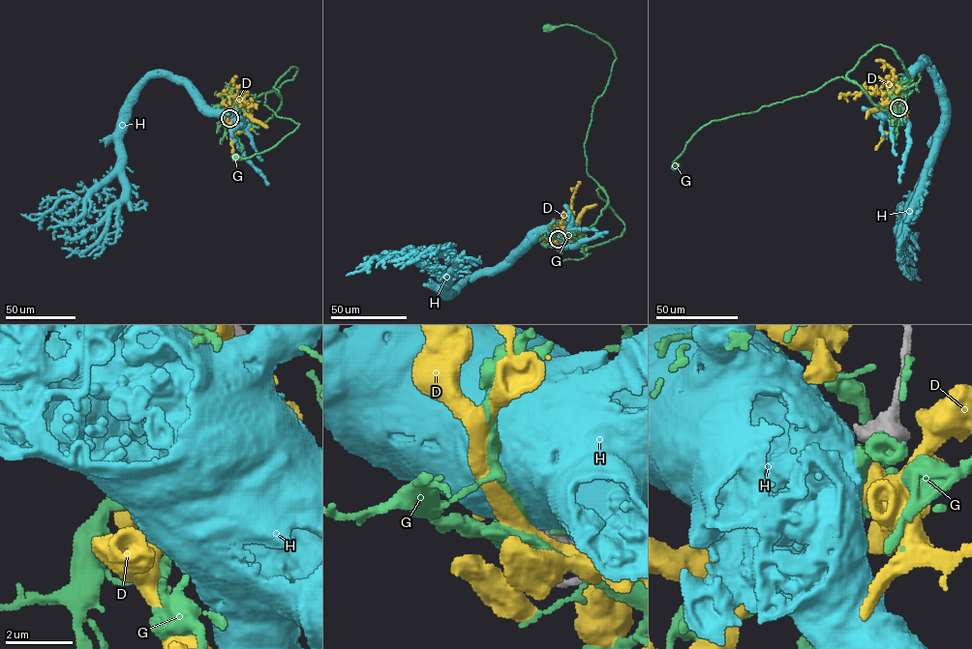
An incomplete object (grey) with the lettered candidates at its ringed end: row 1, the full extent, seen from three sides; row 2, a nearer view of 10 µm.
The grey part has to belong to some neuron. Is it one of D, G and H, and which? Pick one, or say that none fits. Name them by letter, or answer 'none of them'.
G

